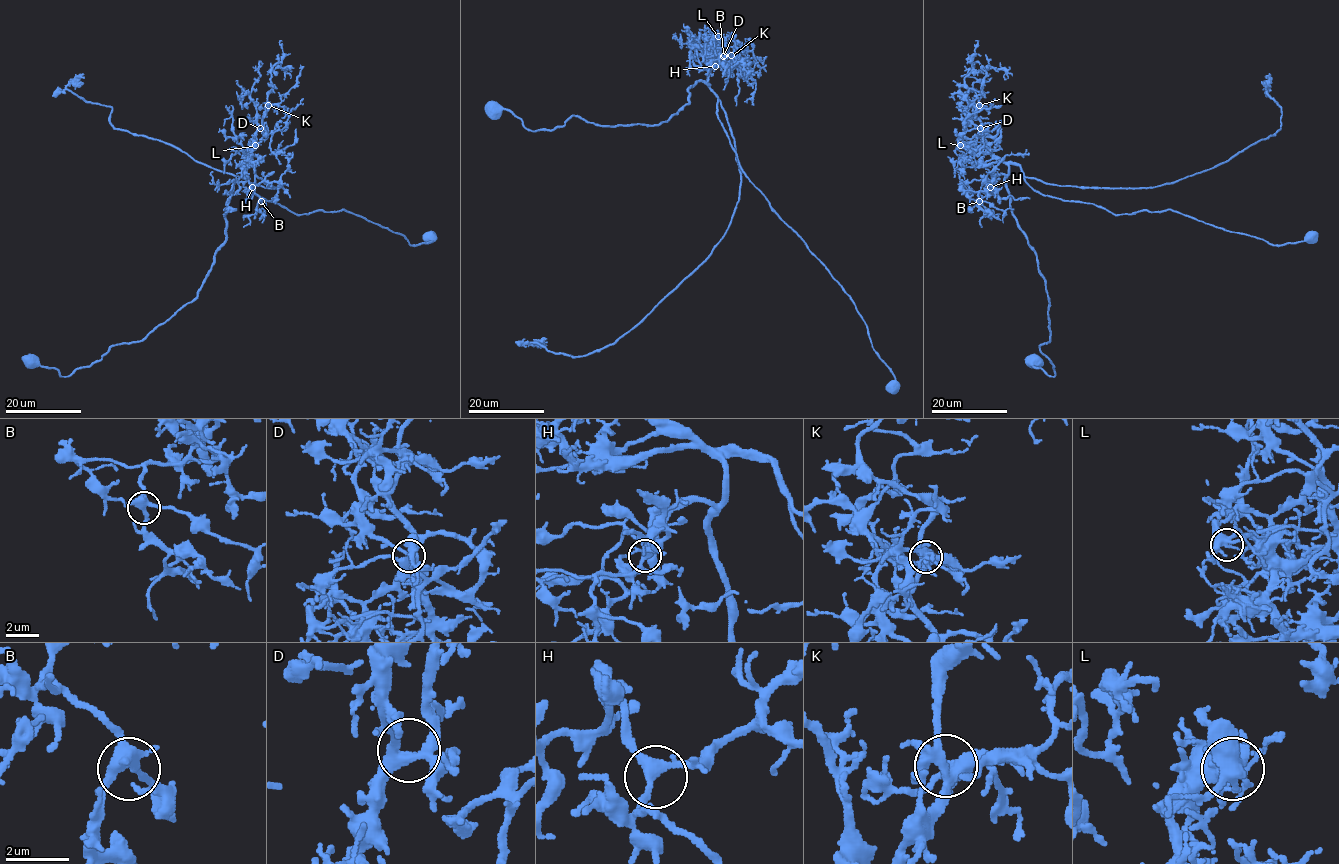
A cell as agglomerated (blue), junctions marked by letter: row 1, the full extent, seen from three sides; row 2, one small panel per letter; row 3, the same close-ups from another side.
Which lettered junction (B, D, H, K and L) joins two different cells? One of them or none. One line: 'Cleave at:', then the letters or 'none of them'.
Cleave at: L

